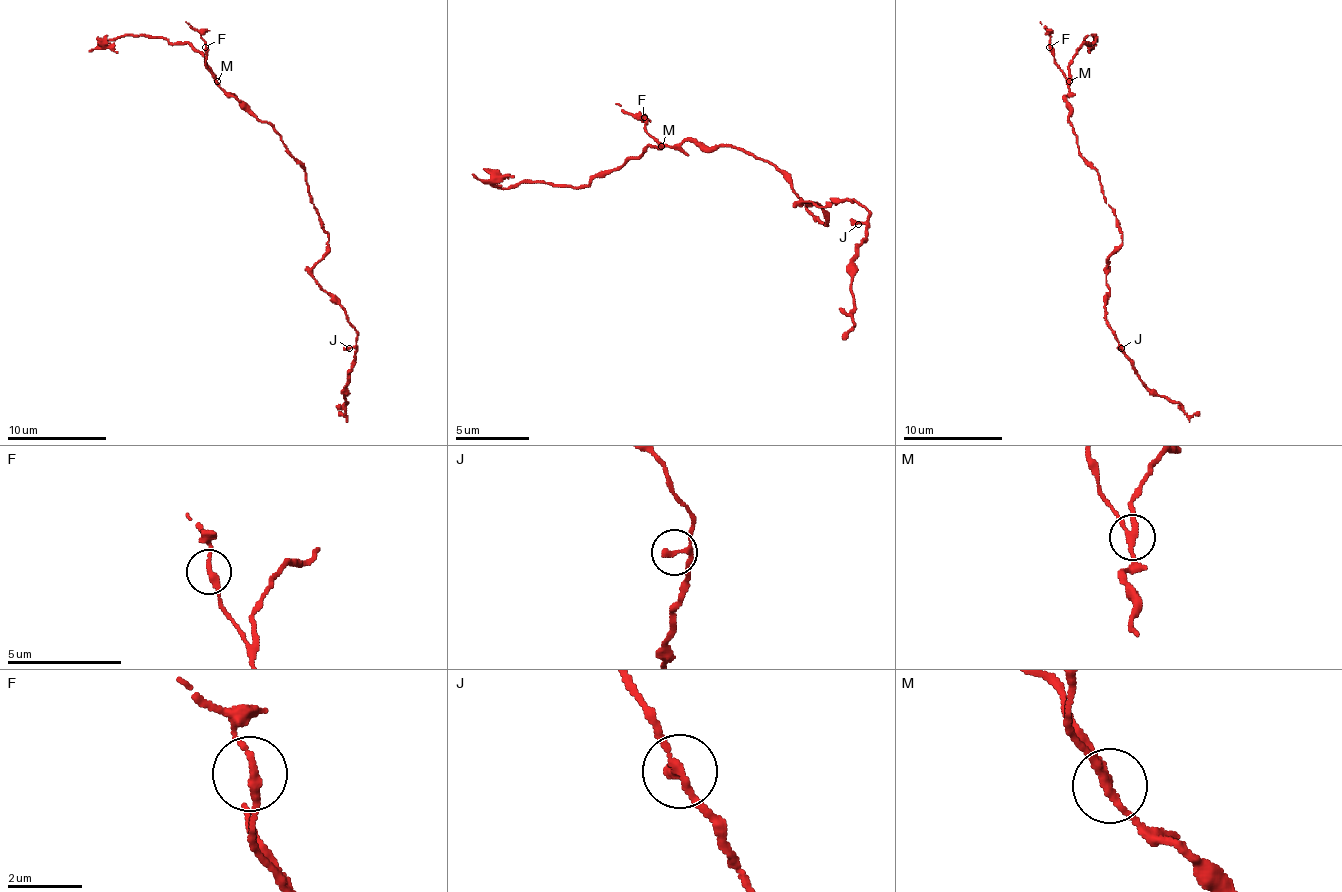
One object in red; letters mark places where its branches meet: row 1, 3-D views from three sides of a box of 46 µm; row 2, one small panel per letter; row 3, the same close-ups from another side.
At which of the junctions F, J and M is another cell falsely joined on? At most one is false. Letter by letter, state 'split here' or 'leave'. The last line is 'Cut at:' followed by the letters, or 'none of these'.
F: leave
J: leave
M: split here
Cut at: M

